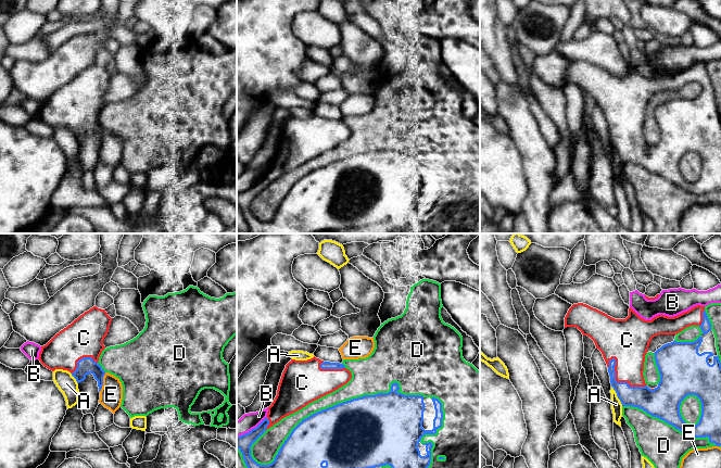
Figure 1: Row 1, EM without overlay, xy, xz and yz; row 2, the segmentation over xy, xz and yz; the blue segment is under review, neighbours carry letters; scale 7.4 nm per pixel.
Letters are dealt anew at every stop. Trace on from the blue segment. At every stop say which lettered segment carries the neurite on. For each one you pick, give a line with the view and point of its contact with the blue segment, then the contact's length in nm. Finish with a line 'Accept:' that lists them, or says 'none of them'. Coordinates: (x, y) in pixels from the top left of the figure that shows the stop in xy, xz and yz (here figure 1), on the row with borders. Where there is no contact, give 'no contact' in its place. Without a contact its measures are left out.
C: yz (618, 382) | 340 nm
Accept: C

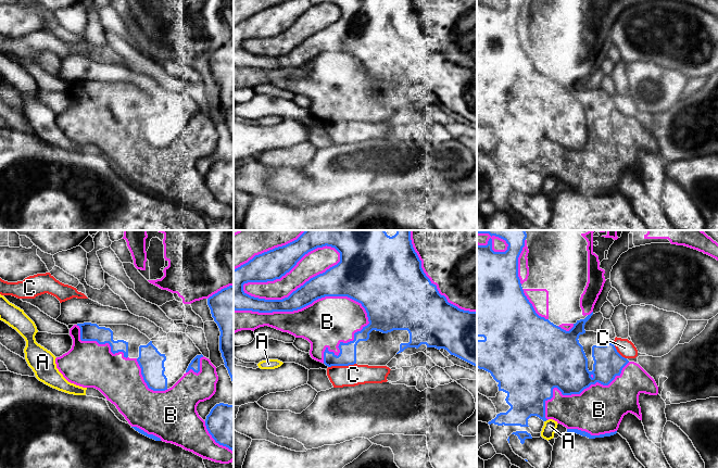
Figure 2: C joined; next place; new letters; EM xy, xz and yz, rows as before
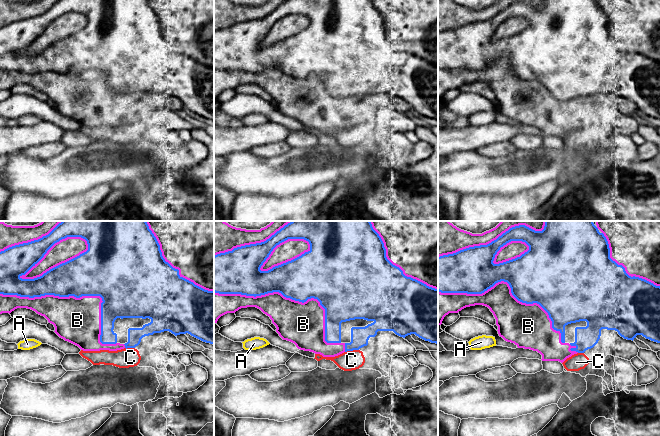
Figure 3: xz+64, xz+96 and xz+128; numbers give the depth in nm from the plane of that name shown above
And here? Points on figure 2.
Accept: none of them

